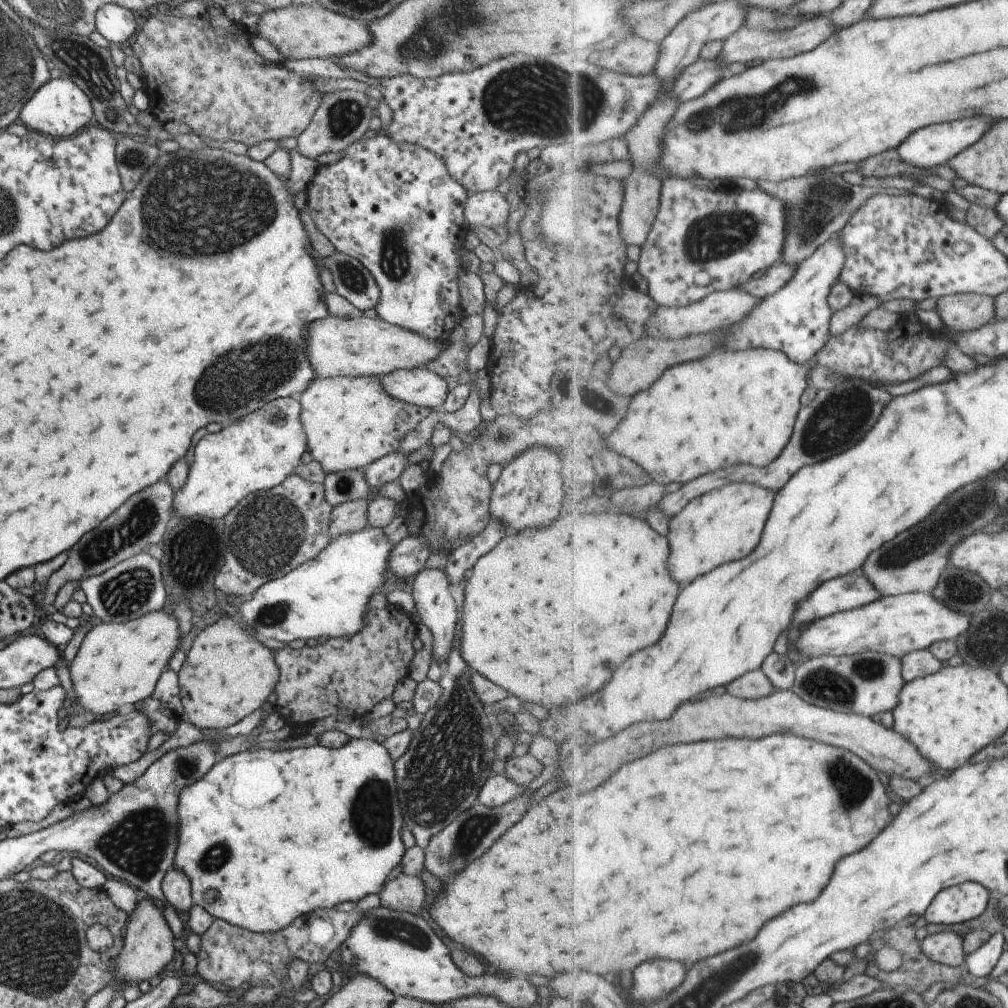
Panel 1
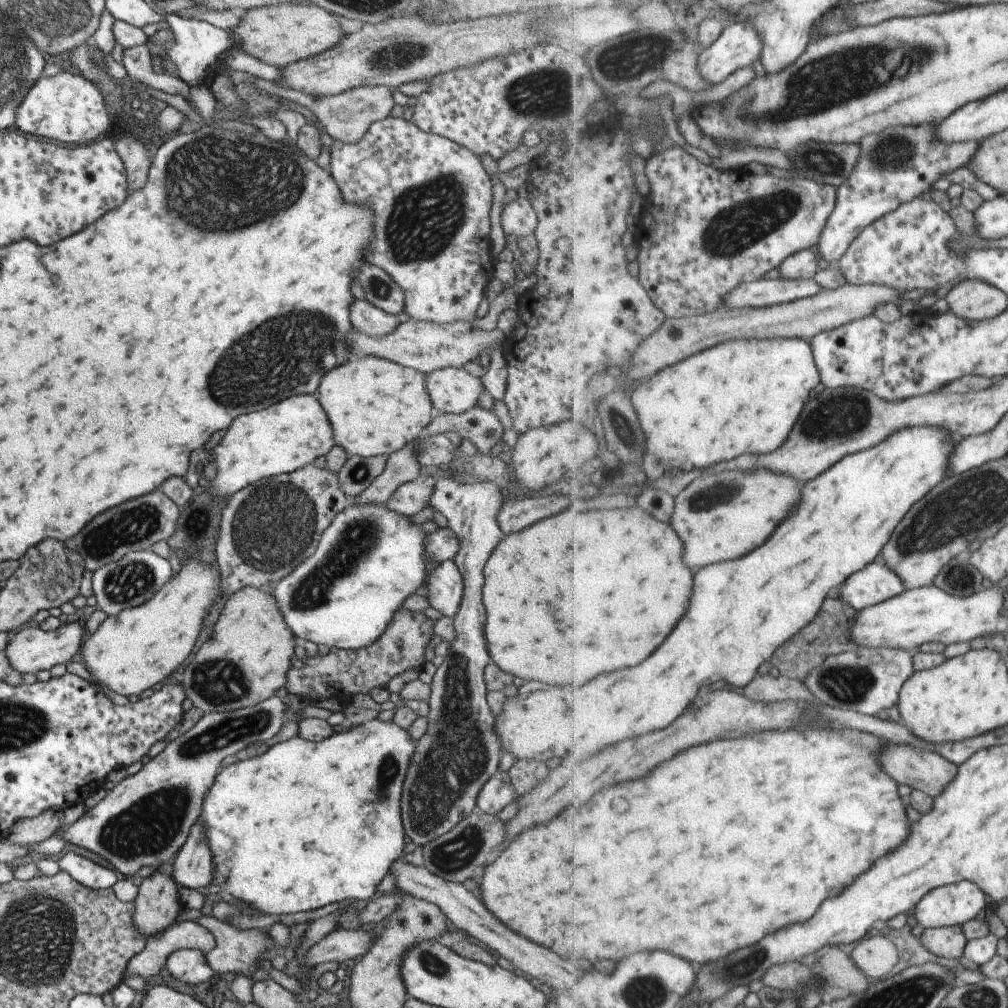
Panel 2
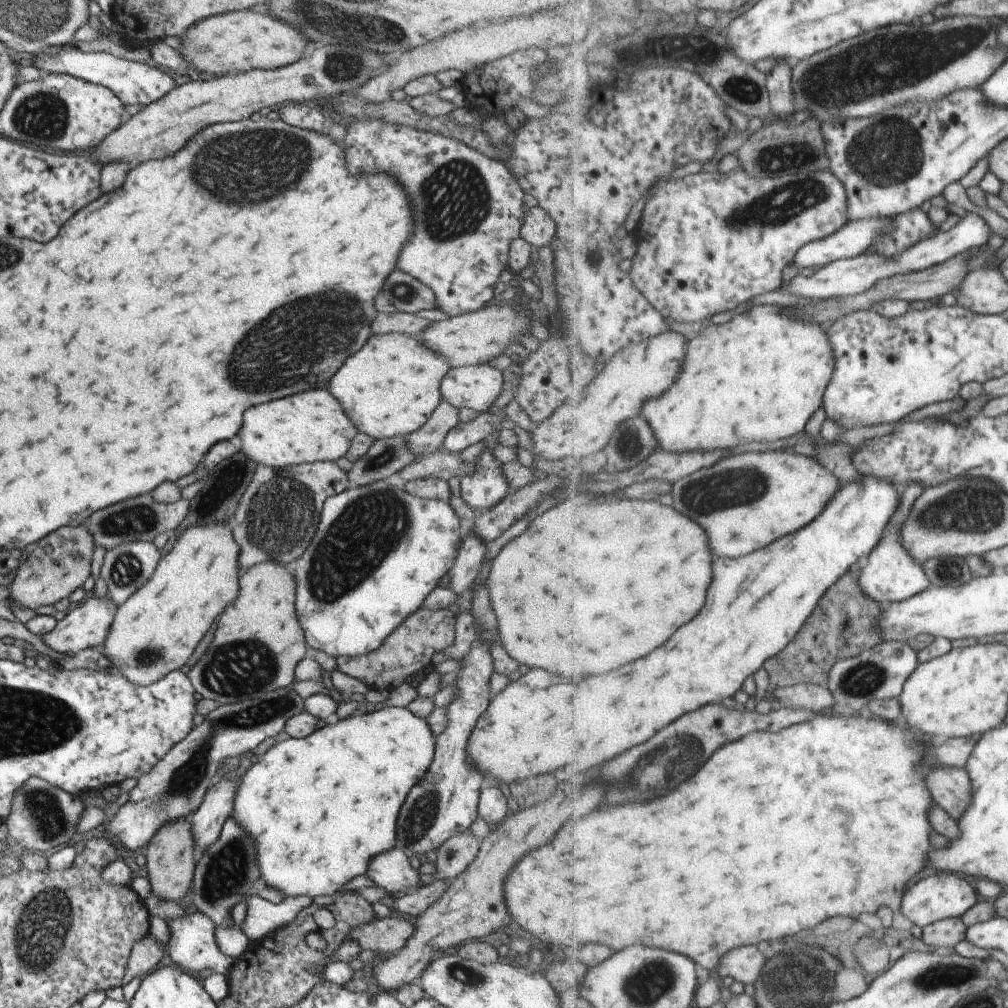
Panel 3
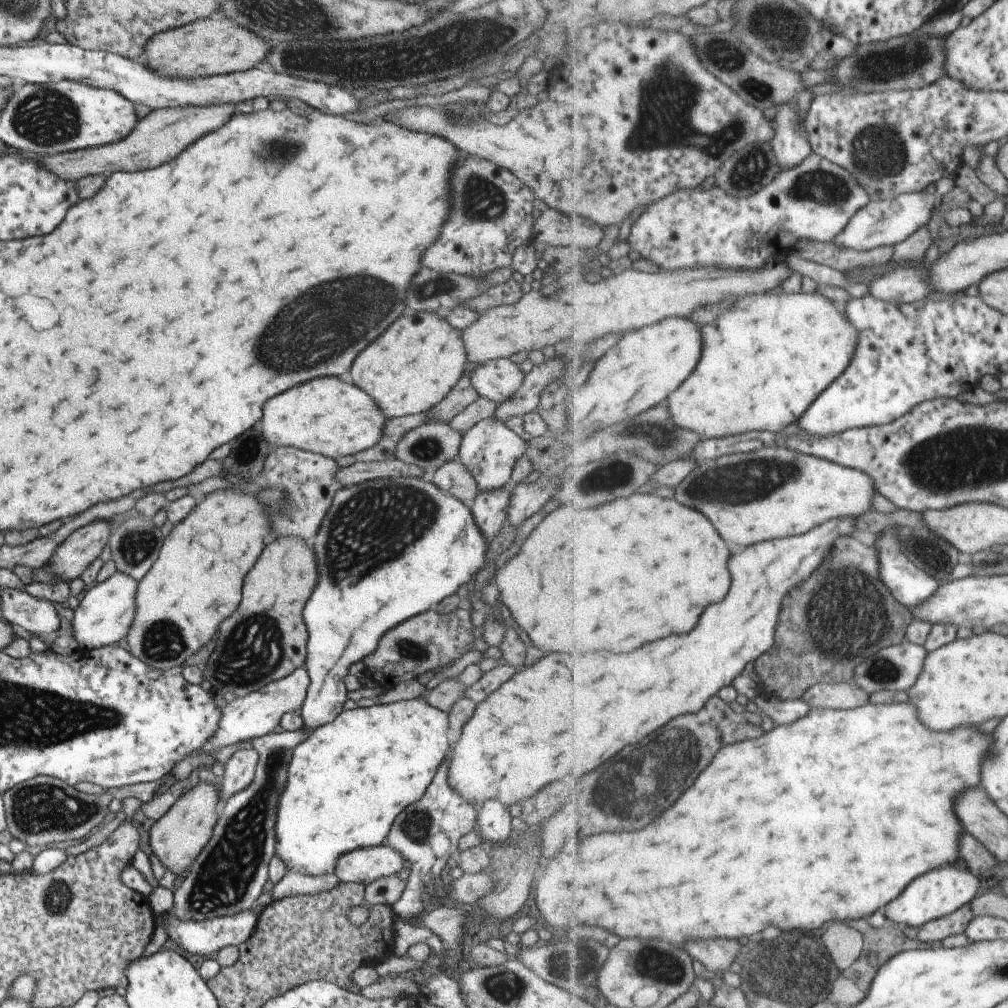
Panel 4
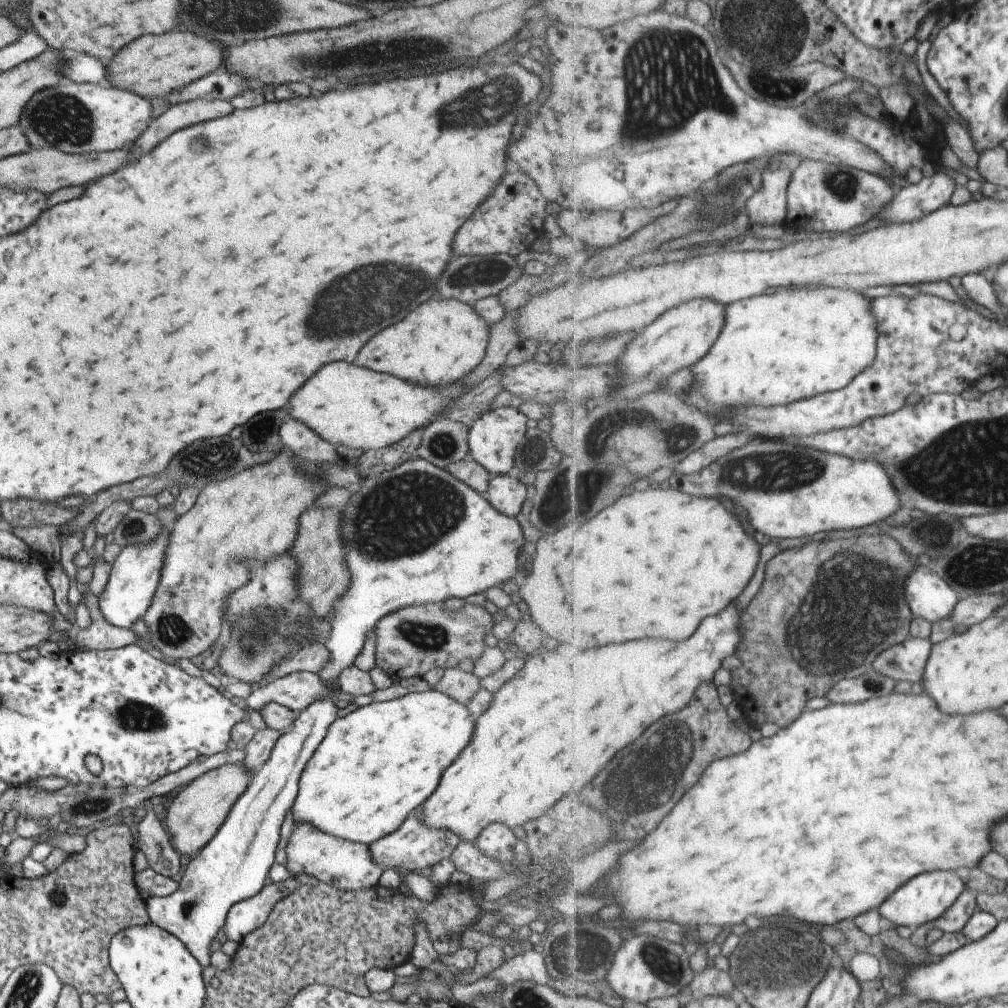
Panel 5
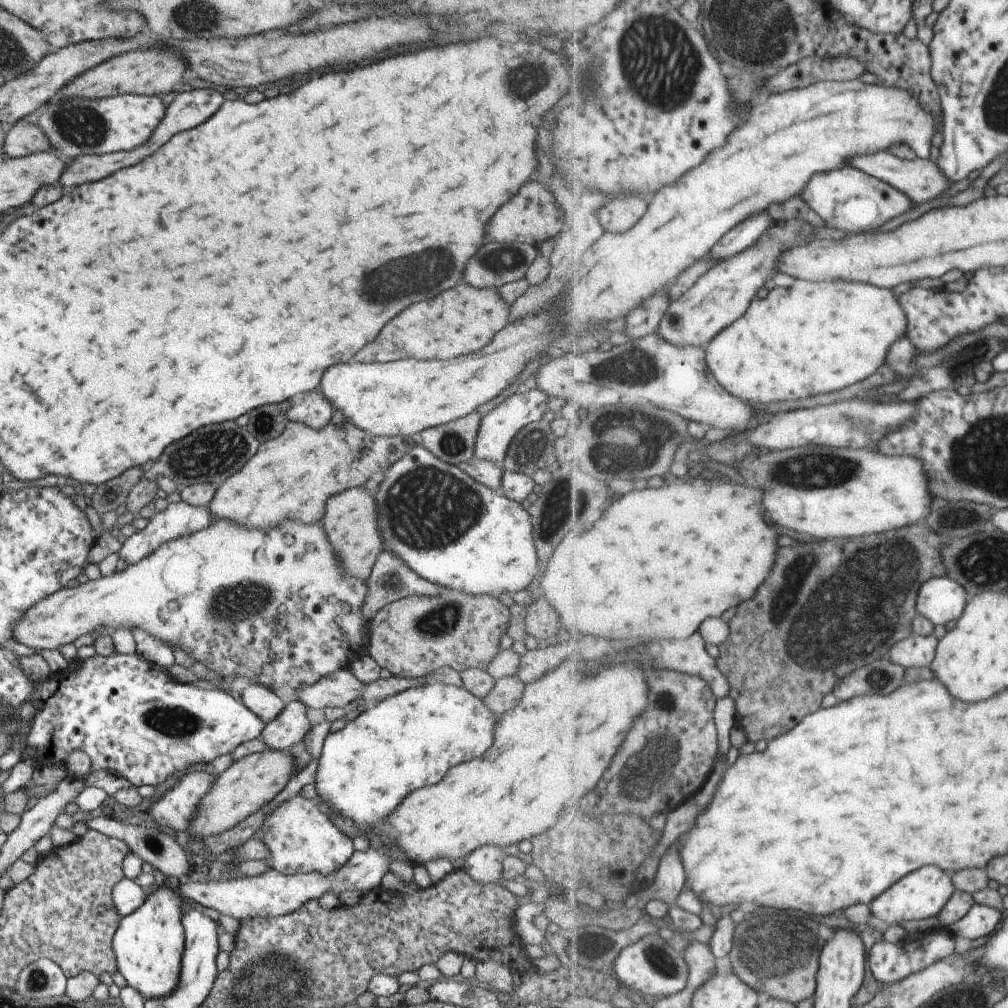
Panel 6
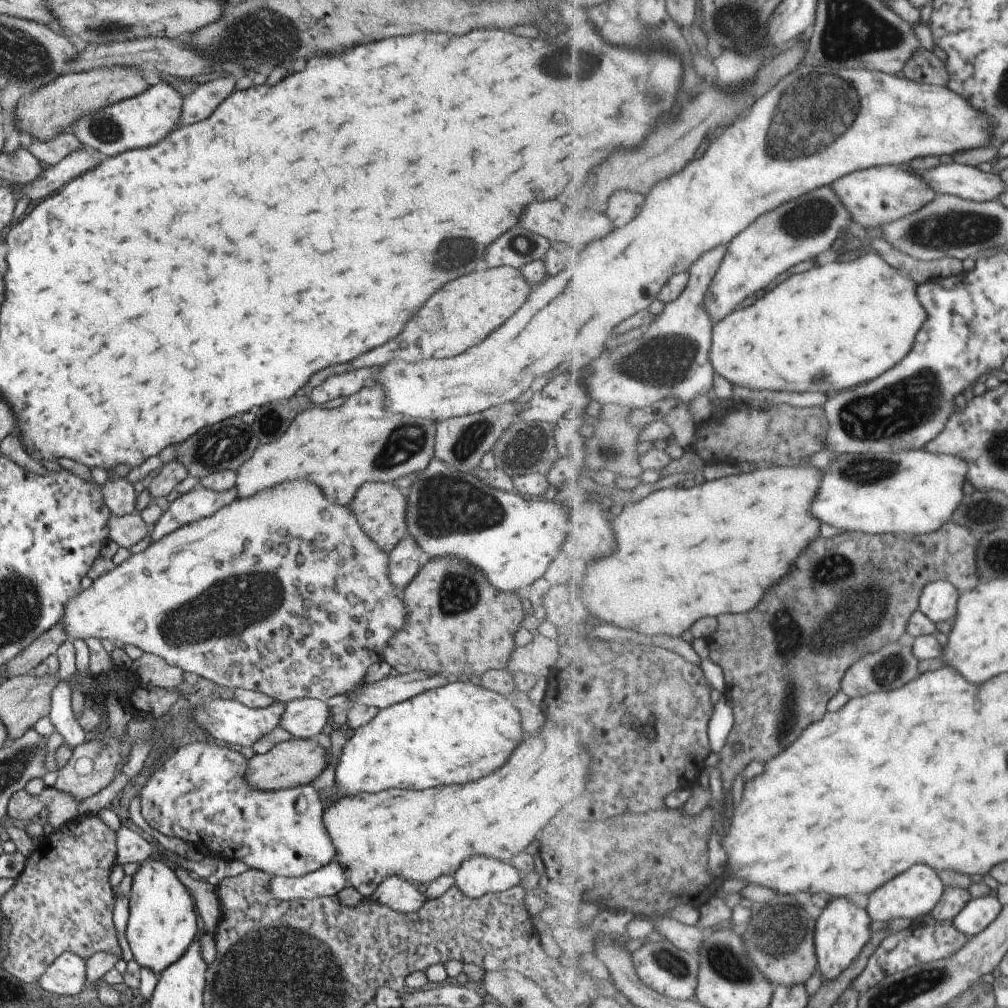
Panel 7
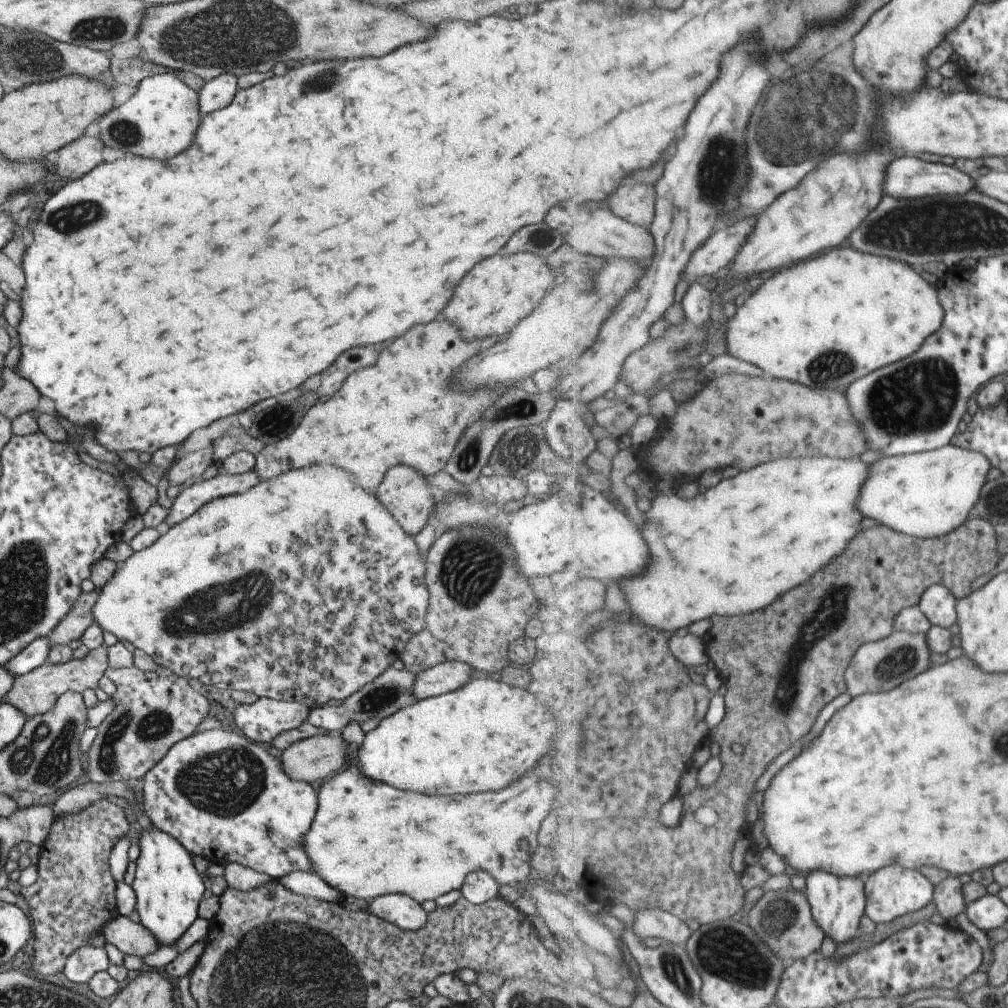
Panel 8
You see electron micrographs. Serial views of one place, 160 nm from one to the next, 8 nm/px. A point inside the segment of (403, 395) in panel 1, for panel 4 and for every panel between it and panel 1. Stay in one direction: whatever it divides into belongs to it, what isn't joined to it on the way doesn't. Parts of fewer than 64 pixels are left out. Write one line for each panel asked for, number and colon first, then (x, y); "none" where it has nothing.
2: (453, 390)
3: (473, 387)
4: (497, 379)

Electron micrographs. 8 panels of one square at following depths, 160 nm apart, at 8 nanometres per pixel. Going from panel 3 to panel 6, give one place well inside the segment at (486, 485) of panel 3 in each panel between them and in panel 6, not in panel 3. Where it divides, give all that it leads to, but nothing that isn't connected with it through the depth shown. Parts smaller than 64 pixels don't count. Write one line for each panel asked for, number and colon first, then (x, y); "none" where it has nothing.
4: (488, 450)
5: (492, 438)
6: (496, 429)

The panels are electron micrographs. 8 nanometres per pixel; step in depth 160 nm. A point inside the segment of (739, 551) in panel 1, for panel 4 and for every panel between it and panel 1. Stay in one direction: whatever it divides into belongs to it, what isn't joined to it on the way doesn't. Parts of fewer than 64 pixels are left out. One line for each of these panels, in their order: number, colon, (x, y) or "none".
2: (724, 516)
3: (759, 496)
4: (771, 492)

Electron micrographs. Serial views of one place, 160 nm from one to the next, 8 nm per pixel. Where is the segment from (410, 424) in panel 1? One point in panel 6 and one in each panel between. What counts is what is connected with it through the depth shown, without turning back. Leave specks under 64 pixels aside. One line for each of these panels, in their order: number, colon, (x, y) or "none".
2: (374, 405)
3: (389, 387)
4: (409, 368)
5: (440, 340)
6: (460, 320)

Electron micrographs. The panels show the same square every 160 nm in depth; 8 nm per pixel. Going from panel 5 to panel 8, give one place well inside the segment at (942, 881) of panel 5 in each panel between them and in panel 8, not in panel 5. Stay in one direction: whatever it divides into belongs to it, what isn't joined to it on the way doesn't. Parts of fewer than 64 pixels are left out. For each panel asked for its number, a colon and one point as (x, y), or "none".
6: (925, 893)
7: (917, 892)
8: (891, 892)

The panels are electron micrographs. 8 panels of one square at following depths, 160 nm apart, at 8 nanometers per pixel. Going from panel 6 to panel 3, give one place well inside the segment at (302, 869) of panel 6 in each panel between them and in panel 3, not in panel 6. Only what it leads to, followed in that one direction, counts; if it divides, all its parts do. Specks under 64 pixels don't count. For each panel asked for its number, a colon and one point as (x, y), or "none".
3: (390, 870)
4: (363, 865)
5: (347, 866)

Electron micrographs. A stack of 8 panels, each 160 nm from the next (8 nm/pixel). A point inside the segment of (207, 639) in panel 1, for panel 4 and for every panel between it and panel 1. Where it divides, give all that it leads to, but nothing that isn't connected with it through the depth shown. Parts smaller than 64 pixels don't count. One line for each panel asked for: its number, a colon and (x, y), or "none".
2: (246, 659)
3: (258, 641)
4: (264, 640)

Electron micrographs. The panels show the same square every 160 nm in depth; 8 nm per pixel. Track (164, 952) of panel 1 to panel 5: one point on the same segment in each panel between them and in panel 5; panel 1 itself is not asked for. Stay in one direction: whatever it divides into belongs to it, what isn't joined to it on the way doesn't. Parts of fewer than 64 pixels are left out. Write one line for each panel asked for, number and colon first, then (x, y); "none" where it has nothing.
2: (155, 906)
3: (170, 858)
4: (176, 838)
5: (196, 812)

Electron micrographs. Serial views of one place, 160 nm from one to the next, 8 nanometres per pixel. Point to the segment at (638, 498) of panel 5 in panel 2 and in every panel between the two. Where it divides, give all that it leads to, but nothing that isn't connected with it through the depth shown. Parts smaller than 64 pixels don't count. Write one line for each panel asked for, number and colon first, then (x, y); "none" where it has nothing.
2: (579, 594)
3: (592, 583)
4: (637, 569)

